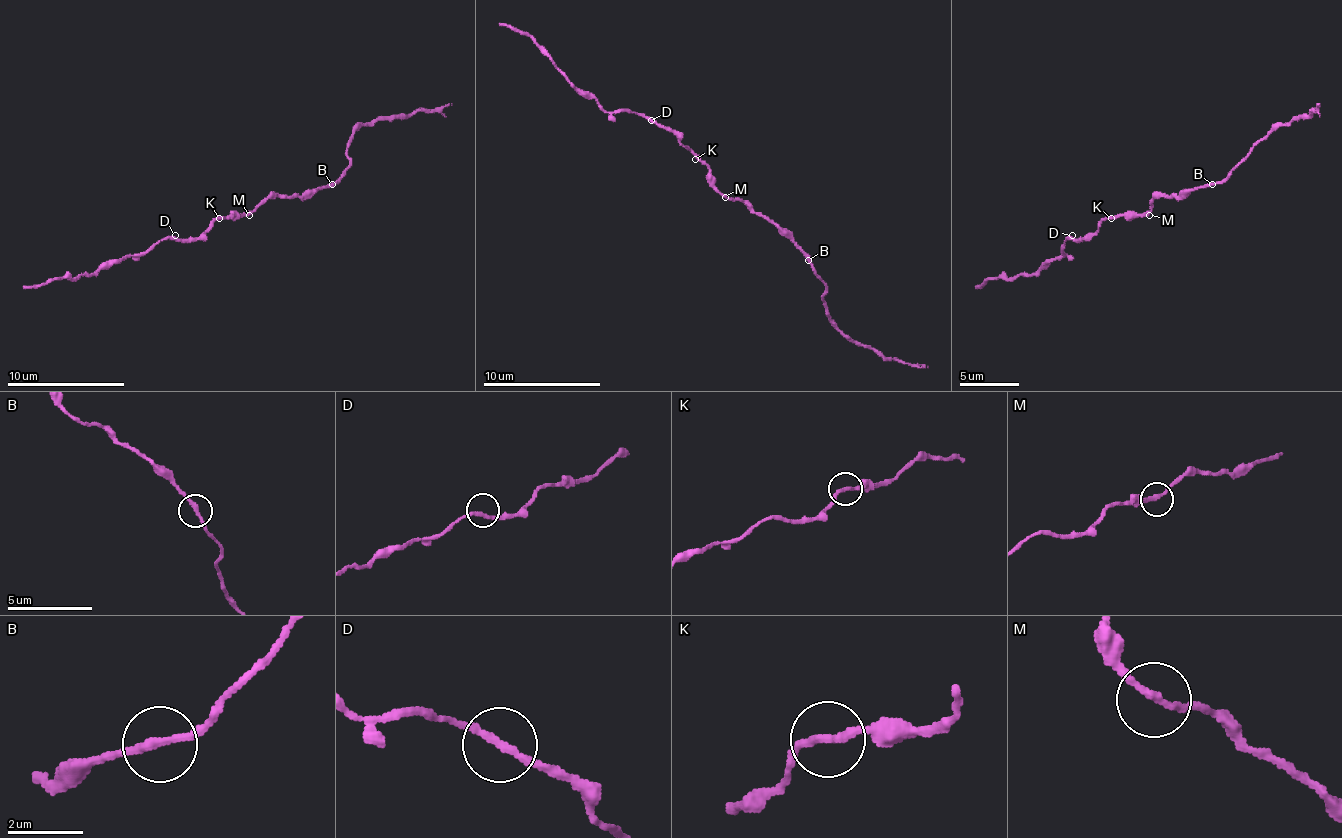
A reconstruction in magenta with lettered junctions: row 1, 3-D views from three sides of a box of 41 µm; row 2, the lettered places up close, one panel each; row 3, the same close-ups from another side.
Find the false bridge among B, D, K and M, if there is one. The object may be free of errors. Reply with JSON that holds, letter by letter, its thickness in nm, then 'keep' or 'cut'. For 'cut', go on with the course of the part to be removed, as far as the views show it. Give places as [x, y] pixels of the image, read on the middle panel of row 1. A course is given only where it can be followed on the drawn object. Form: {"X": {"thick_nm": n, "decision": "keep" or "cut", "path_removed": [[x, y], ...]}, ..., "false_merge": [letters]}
{"B": {"thick_nm": 220, "decision": "keep"}, "D": {"thick_nm": 200, "decision": "keep"}, "K": {"thick_nm": 200, "decision": "keep"}, "M": {"thick_nm": 200, "decision": "keep"}, "false_merge": []}

